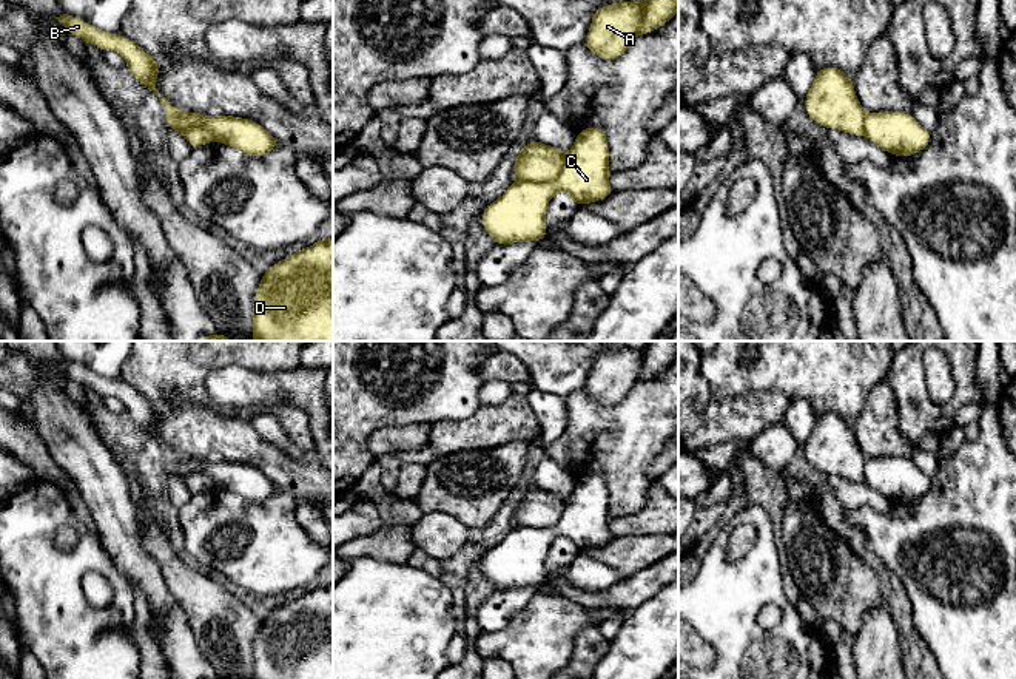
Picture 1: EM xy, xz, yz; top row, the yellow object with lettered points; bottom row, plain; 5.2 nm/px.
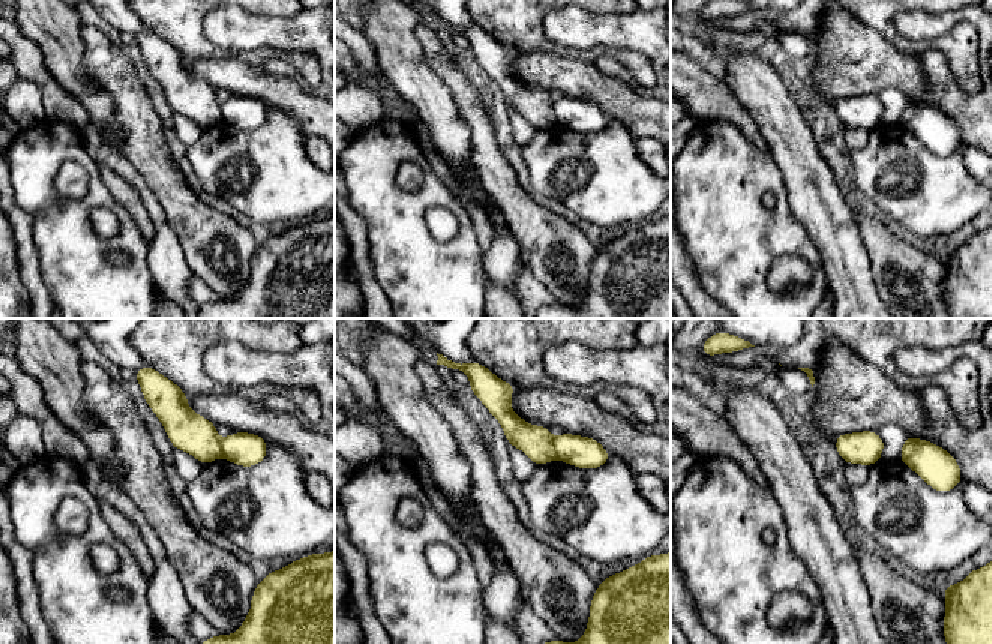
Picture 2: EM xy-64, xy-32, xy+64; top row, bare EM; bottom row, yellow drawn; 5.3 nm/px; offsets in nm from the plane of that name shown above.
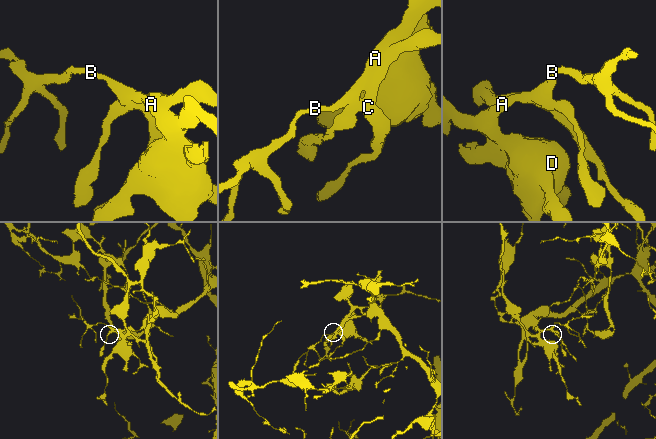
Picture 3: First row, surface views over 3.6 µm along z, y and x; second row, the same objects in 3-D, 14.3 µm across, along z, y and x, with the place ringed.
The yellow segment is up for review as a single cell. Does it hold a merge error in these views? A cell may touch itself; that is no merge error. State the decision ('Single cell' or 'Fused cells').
Fused cells

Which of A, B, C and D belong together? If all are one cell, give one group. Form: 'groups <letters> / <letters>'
groups A B D / C

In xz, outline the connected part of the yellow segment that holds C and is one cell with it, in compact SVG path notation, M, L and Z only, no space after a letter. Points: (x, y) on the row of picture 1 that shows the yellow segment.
M600 127L575 136L561 173L553 184L513 182L501 198L483 210L483 228L493 244L535 241L547 236L546 210L557 191L569 193L578 207L612 194L609 184L609 147Z

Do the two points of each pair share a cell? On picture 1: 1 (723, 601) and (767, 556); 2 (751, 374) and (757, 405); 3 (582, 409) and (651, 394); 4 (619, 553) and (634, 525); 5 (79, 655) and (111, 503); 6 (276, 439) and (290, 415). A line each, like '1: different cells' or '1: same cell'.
1: same cell
2: different cells
3: same cell
4: different cells
5: different cells
6: different cells

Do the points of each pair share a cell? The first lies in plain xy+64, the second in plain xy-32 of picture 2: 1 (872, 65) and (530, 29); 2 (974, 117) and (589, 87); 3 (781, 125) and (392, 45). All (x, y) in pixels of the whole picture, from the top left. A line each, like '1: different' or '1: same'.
1: different
2: different
3: same

